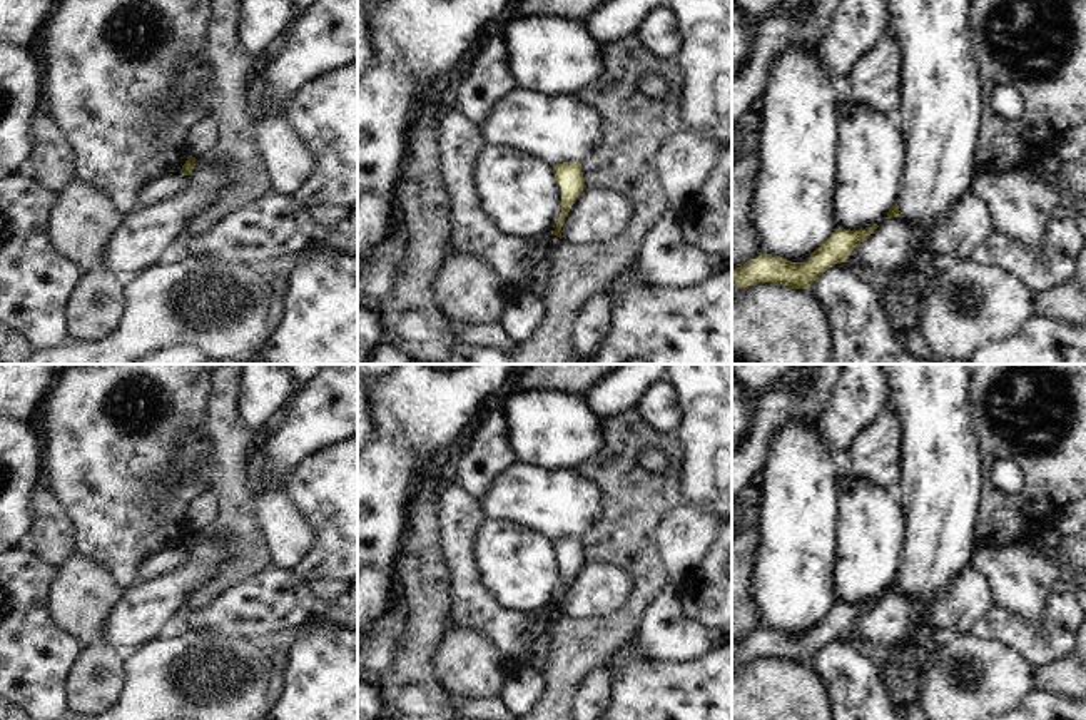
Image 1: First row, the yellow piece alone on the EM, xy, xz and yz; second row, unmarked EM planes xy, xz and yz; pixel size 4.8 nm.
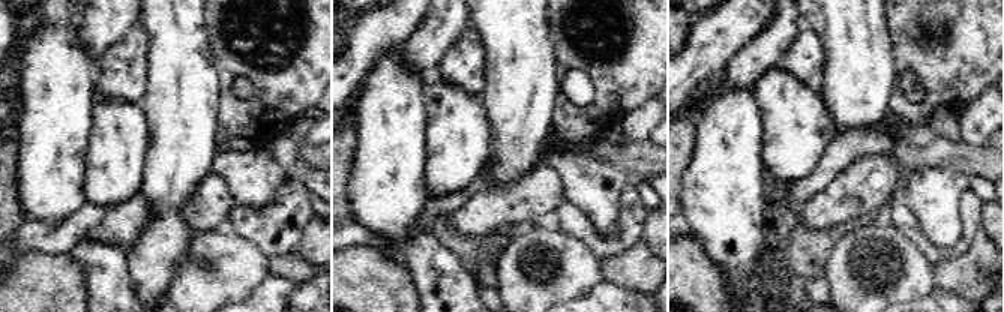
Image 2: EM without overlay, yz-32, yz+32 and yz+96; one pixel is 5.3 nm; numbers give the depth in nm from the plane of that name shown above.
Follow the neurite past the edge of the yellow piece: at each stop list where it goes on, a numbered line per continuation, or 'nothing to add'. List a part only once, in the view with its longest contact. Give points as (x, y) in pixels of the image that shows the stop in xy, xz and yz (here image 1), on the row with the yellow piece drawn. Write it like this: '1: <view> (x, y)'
nothing to add.

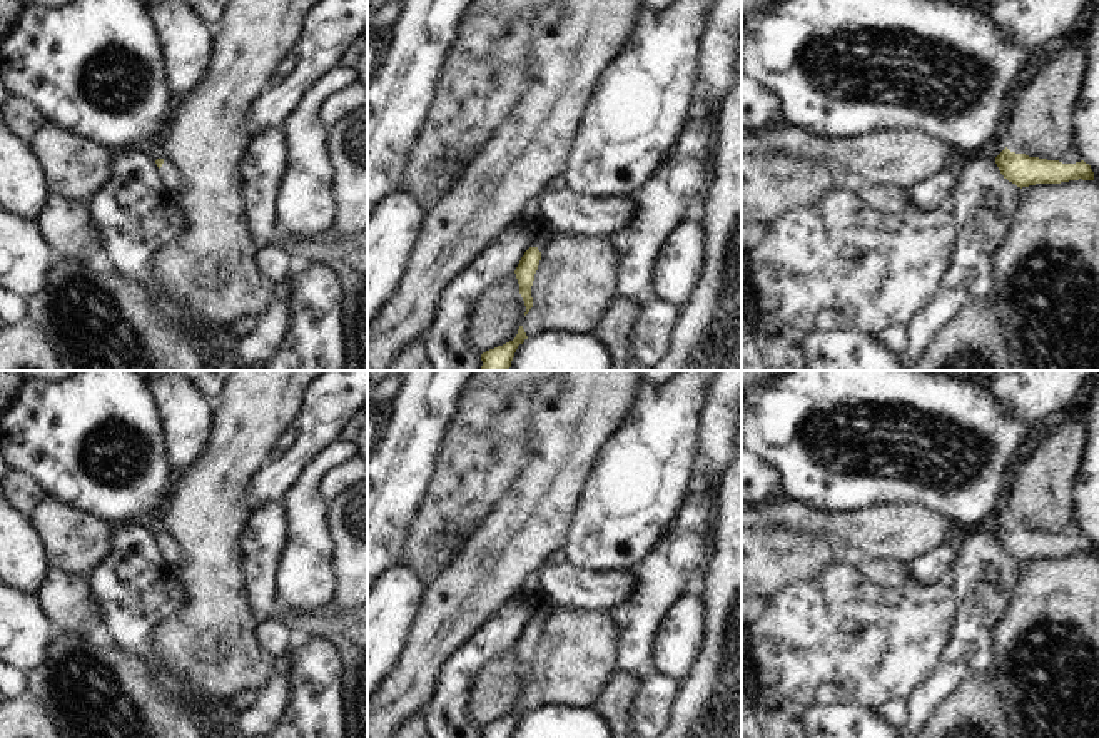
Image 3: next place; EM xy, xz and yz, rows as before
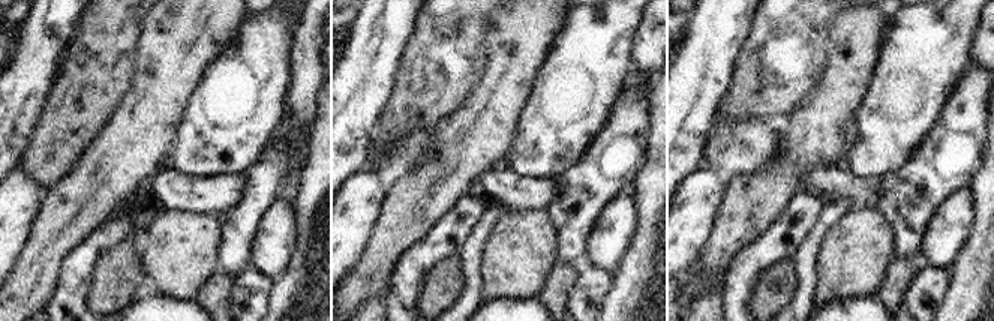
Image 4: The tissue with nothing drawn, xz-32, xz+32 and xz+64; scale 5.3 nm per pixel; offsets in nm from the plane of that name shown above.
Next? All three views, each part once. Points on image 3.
1: xz (541, 239).

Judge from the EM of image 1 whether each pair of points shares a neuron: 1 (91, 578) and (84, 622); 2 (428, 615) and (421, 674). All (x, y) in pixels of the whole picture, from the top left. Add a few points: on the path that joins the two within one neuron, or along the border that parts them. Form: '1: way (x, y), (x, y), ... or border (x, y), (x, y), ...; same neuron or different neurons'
1: way (84, 588), (84, 612); same neuron
2: way (423, 630), (421, 659); same neuron

